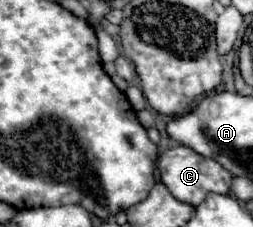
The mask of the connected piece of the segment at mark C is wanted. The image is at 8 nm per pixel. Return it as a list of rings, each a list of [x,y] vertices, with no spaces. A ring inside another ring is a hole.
[[[185,145],[167,149],[165,153],[161,153],[157,165],[159,165],[159,173],[161,173],[161,183],[169,189],[169,193],[175,199],[189,203],[193,207],[197,207],[209,191],[213,191],[213,193],[229,193],[231,191],[233,175],[227,169],[221,169],[221,165],[217,165],[217,161],[201,157],[199,153],[195,153],[193,149],[189,149]]]

